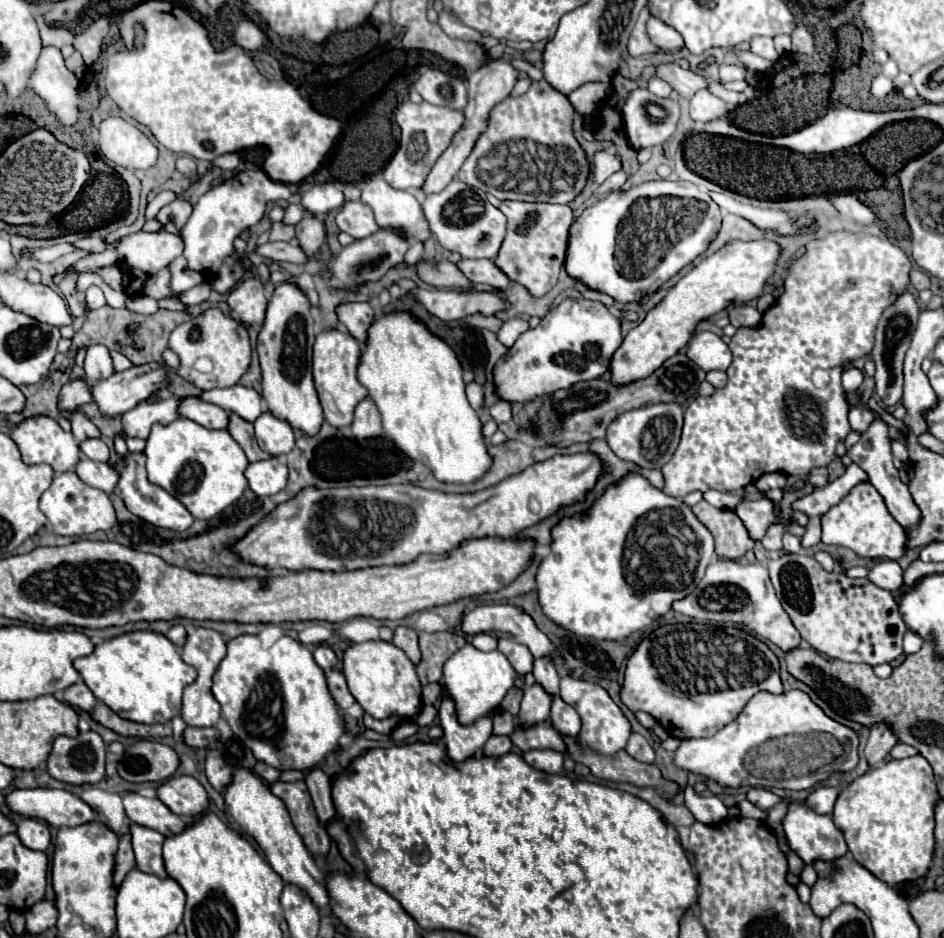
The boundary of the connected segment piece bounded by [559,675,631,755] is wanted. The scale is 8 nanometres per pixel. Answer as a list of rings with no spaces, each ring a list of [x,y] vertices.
[[[565,675],[561,679],[561,691],[559,695],[563,697],[565,703],[569,703],[583,721],[583,729],[579,733],[581,741],[591,747],[597,753],[603,755],[615,755],[619,749],[625,749],[625,743],[631,735],[631,725],[627,721],[627,717],[621,713],[621,709],[613,703],[613,699],[607,695],[607,691],[593,683],[593,681],[585,681],[585,679],[577,679],[573,675]]]

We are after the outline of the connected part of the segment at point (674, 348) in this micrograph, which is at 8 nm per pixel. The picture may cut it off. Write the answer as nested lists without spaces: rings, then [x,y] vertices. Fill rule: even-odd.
[[[731,241],[717,253],[695,265],[679,283],[669,289],[659,305],[655,305],[647,317],[633,327],[619,349],[611,357],[611,381],[615,385],[627,385],[627,381],[637,381],[649,377],[675,353],[687,347],[697,325],[711,319],[715,313],[727,309],[731,303],[747,303],[763,293],[767,277],[773,273],[777,261],[777,245],[773,241]]]

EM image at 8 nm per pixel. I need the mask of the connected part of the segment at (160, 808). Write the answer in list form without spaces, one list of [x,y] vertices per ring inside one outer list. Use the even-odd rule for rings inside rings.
[[[123,793],[121,799],[125,813],[133,823],[159,831],[161,835],[179,833],[189,825],[189,819],[175,815],[159,799],[147,799],[137,793]]]

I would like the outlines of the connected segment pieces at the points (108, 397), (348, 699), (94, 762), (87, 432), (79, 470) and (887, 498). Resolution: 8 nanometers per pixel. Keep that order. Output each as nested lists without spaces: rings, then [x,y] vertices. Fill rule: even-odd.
[[[145,363],[97,381],[91,387],[91,393],[105,417],[117,417],[133,409],[137,403],[147,401],[167,385],[167,369],[161,363]]]
[[[331,669],[325,673],[327,677],[327,687],[329,687],[329,693],[333,697],[333,701],[341,707],[341,709],[349,709],[349,705],[355,701],[353,695],[349,693],[347,689],[347,683],[345,683],[345,677],[341,671],[337,669]]]
[[[95,731],[77,737],[57,737],[47,759],[49,775],[57,781],[81,785],[97,783],[105,775],[105,743]]]
[[[75,411],[69,415],[69,421],[71,421],[73,435],[77,441],[83,441],[85,437],[99,437],[99,429],[93,425],[93,421],[85,413]]]
[[[87,457],[79,459],[79,465],[75,465],[75,473],[79,475],[81,481],[85,481],[91,487],[97,487],[105,493],[113,493],[115,485],[117,485],[117,471],[113,467],[109,467],[107,463],[99,463],[99,461],[91,461]]]
[[[875,419],[869,429],[861,435],[859,443],[851,447],[849,451],[851,459],[869,475],[869,483],[875,485],[875,489],[881,493],[885,505],[887,505],[887,511],[895,517],[895,521],[899,521],[899,525],[903,527],[913,527],[919,523],[919,509],[917,505],[913,503],[911,499],[911,493],[907,489],[905,483],[901,483],[899,479],[899,471],[895,469],[893,465],[893,453],[891,453],[891,437],[889,437],[889,431],[887,431],[887,423],[881,421],[881,419]]]

